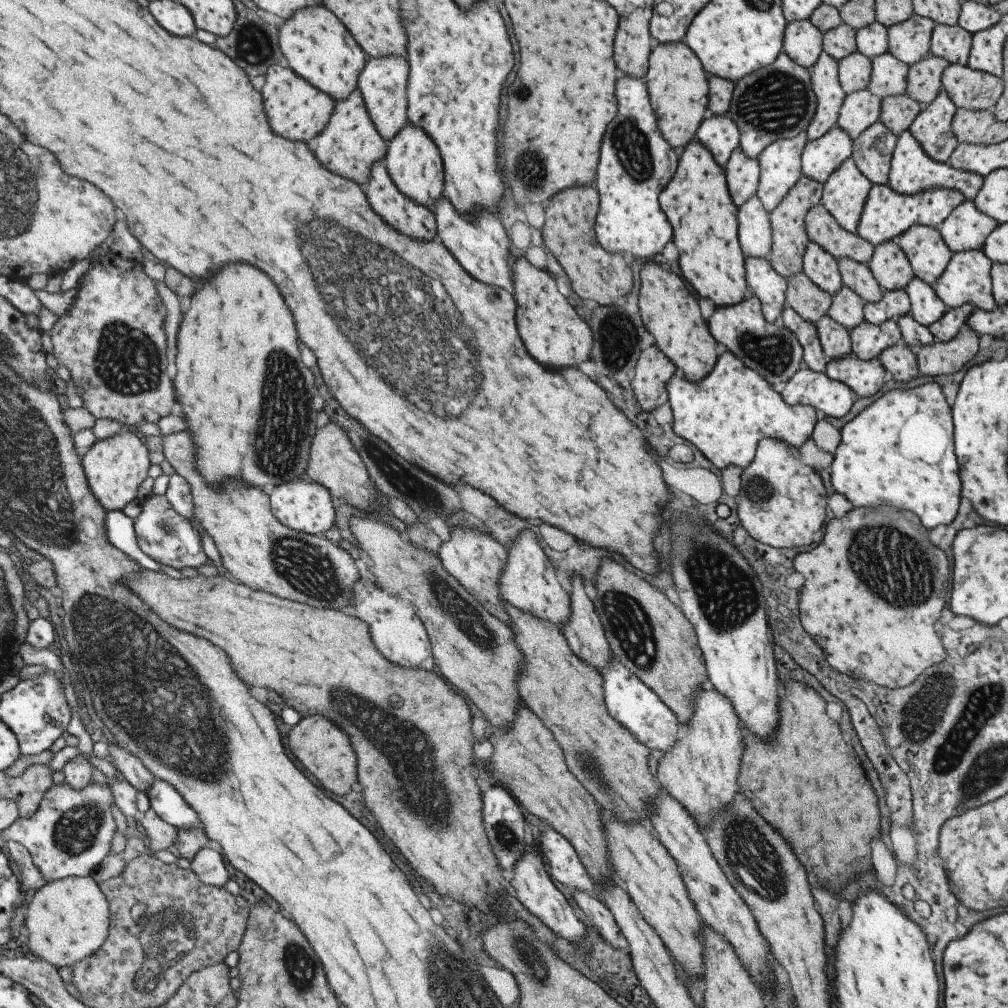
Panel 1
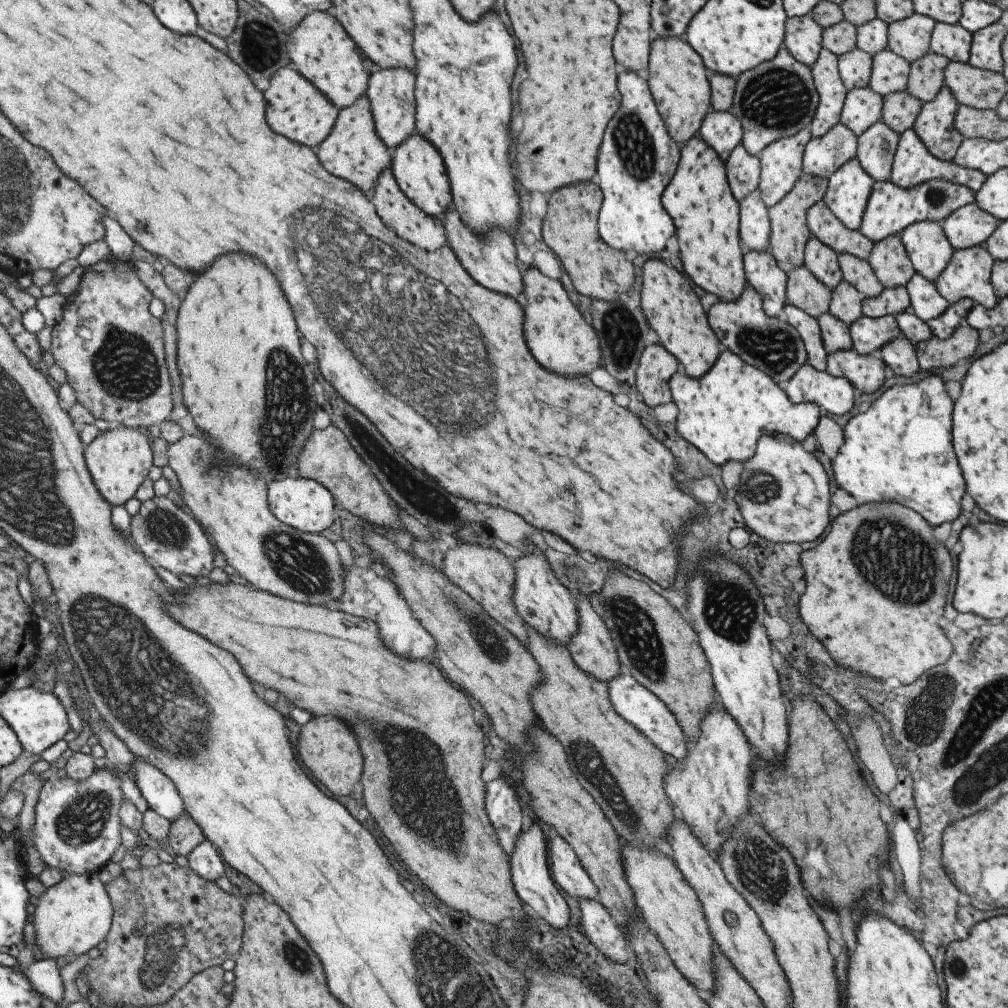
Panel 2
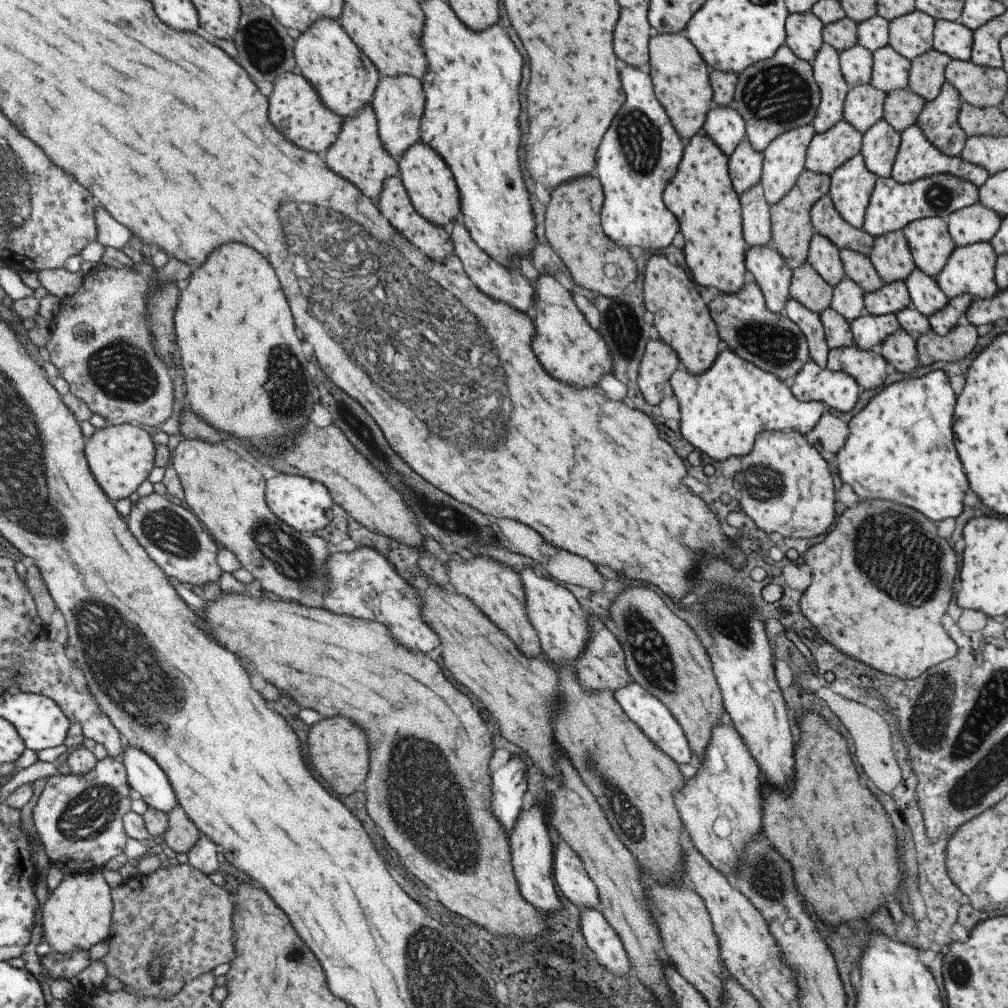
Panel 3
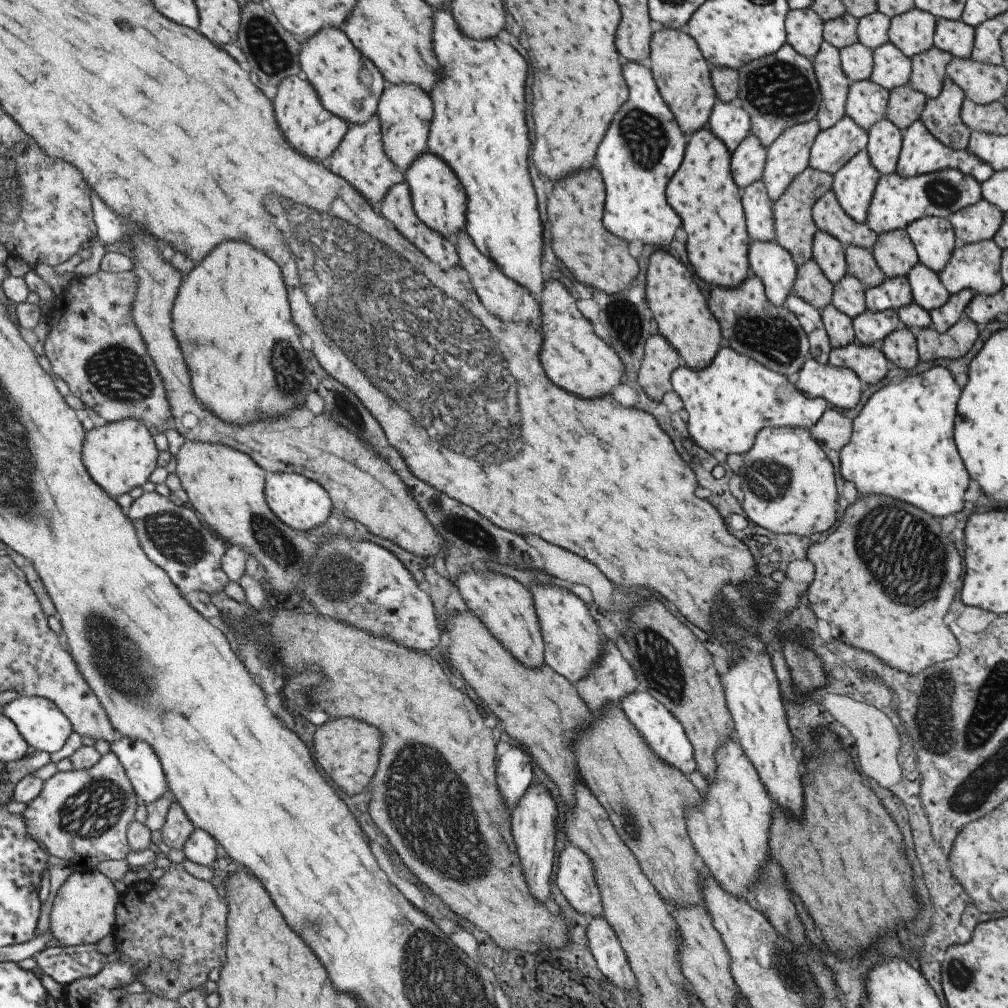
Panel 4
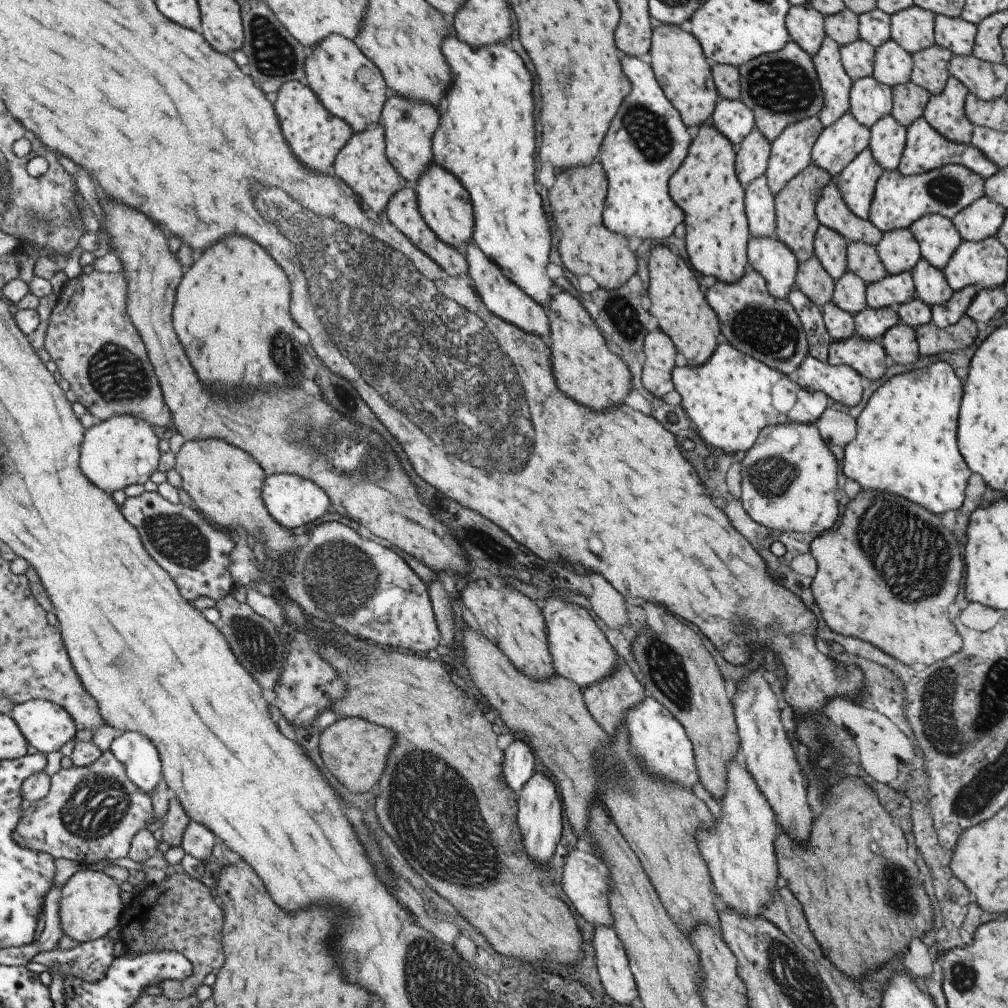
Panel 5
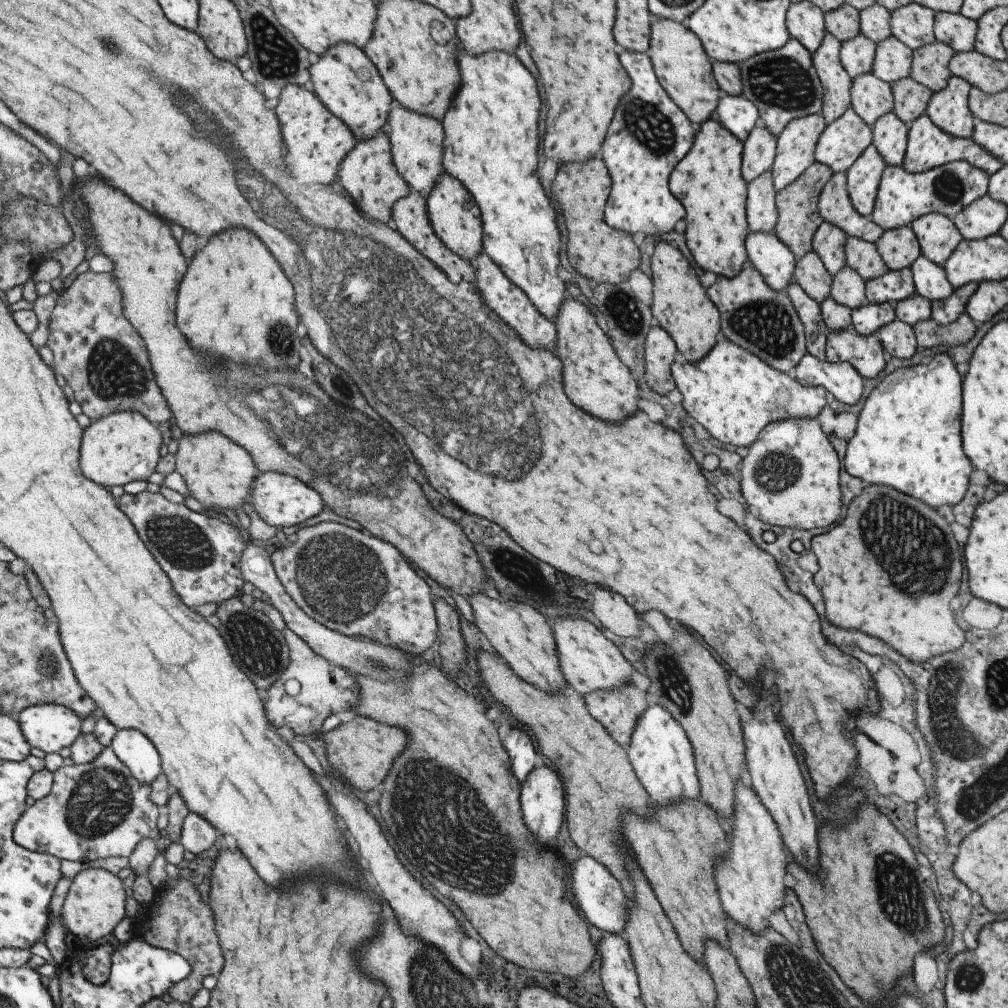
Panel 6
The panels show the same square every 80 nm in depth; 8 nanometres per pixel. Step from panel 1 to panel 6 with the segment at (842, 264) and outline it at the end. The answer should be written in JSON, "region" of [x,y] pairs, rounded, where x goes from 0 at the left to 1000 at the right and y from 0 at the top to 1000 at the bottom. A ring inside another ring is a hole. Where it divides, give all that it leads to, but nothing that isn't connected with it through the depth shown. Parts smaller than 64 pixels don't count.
{"region":[[[839,235],[837,253],[838,262],[848,267],[857,279],[874,274],[880,268],[867,241]]]}

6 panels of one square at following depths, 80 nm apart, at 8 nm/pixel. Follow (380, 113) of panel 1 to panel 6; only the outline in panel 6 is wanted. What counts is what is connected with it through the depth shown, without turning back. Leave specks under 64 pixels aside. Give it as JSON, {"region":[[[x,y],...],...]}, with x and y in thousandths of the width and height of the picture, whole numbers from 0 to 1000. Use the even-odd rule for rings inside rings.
{"region":[[[390,99],[381,128],[387,141],[389,162],[394,168],[395,174],[405,183],[408,189],[423,195],[435,181],[435,175],[440,171],[438,123],[428,117],[402,109]]]}

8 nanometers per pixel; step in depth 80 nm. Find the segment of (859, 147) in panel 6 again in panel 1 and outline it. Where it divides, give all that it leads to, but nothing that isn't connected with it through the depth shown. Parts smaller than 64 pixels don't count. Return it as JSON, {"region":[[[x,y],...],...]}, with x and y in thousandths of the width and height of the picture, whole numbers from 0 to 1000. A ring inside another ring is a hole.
{"region":[[[826,125],[817,135],[801,140],[796,148],[794,165],[796,174],[814,183],[843,157],[845,139],[839,131]]]}

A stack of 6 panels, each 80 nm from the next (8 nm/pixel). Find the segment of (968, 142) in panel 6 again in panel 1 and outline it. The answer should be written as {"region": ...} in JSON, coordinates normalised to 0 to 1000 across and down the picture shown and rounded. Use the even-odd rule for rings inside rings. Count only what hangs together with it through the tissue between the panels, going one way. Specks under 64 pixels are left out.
{"region":[[[897,130],[889,137],[879,184],[886,190],[896,193],[908,193],[916,188],[924,188],[924,187],[938,187],[951,190],[957,199],[964,200],[973,188],[974,176],[963,171],[947,169],[939,161],[932,162],[924,159],[922,155],[916,153],[916,149],[908,141],[908,137],[901,130]]]}

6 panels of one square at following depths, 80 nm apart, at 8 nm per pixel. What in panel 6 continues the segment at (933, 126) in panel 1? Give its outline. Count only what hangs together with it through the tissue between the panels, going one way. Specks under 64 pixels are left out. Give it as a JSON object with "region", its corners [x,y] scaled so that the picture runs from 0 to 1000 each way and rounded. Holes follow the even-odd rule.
{"region":[[[942,74],[938,85],[925,92],[917,112],[936,131],[961,138],[966,129],[960,106],[962,86],[955,77]]]}

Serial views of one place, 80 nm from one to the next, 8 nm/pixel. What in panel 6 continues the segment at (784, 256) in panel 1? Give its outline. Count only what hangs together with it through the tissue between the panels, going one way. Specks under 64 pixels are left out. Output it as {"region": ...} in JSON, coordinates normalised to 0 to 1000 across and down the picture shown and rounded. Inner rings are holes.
{"region":[[[808,159],[787,181],[784,181],[768,194],[771,218],[767,231],[777,242],[781,243],[790,257],[806,248],[806,234],[815,219],[812,211],[812,194],[825,172],[819,163]]]}

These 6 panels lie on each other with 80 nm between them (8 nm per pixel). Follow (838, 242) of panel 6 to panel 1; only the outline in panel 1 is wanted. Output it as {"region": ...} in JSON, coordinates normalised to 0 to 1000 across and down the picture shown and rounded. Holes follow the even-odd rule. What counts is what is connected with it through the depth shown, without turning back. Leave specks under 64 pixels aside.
{"region":[[[802,239],[796,253],[797,272],[817,290],[826,294],[835,284],[829,258],[822,250],[813,246],[809,240]]]}

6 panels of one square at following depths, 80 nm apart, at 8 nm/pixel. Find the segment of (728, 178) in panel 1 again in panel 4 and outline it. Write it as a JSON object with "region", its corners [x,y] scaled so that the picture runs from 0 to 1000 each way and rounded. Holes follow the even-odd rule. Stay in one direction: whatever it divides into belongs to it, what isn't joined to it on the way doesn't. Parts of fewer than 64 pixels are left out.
{"region":[[[742,132],[724,153],[725,175],[734,188],[756,177],[759,158],[760,147],[747,132]]]}

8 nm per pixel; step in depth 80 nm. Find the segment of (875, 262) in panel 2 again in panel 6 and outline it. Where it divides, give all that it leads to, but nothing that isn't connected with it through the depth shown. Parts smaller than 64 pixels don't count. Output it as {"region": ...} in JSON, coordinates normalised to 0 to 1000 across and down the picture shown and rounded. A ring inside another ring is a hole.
{"region":[[[902,223],[877,228],[867,240],[880,268],[901,265],[913,253],[913,246]]]}

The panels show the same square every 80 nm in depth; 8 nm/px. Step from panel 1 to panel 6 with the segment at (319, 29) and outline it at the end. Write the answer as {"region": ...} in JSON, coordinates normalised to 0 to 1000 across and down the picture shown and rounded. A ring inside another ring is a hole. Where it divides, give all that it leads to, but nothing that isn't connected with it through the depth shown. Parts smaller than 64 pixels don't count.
{"region":[[[334,43],[326,47],[313,63],[308,63],[305,77],[309,80],[312,94],[333,118],[344,125],[352,141],[369,138],[381,129],[391,97],[357,48],[346,43]]]}

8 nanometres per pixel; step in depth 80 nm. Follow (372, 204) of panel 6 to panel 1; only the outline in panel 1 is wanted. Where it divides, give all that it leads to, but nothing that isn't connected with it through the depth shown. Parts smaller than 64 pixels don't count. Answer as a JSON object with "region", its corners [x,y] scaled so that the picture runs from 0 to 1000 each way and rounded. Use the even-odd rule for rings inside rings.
{"region":[[[350,87],[344,97],[331,100],[324,123],[320,125],[320,130],[313,135],[311,153],[320,163],[320,167],[334,175],[340,175],[356,185],[362,184],[366,179],[368,163],[382,155],[382,140],[368,122],[354,87]]]}

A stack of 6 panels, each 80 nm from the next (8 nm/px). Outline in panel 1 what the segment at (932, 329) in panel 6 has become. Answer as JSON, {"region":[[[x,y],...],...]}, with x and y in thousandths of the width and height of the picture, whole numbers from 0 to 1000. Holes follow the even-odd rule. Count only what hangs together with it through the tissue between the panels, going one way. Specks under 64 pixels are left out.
{"region":[[[956,320],[939,339],[927,338],[924,343],[911,343],[906,350],[913,373],[941,372],[950,369],[970,349],[971,333]]]}

